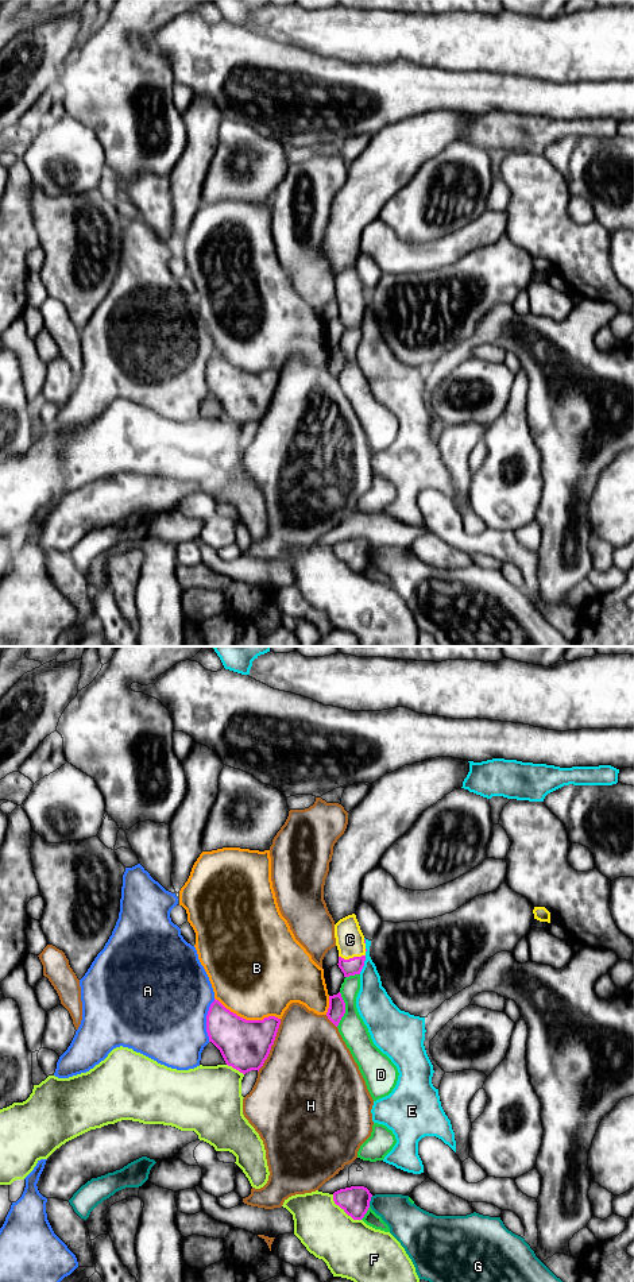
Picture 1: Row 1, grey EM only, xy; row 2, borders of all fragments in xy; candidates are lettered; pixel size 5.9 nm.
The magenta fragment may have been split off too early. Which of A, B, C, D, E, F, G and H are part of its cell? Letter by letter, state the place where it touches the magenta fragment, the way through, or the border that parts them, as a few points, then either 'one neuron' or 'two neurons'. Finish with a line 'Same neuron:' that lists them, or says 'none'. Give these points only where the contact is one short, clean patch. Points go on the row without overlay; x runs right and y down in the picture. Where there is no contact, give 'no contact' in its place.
A: meets magenta in xy at (207, 373); two neurons
B: meets magenta in xy at (247, 373); two neurons
C: meets magenta in xy at (351, 311); border along xy (364, 307), (348, 311), (339, 309); two neurons
D: meets magenta in xy at (344, 362); two neurons
E: meets magenta in xy at (363, 317); two neurons
F: meets magenta in xy at (344, 563); two neurons
G: meets magenta in xy at (370, 552); two neurons
H: meets magenta in xy at (271, 397); two neurons
Same neuron: none

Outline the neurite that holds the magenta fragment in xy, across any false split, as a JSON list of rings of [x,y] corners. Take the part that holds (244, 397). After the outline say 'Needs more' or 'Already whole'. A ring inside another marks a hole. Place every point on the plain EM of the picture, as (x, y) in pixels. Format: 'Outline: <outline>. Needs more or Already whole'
Outline: [[[219,352],[210,356],[206,367],[206,385],[221,405],[225,416],[246,426],[258,422],[274,397],[281,371],[246,372],[227,362]]]. Already whole

